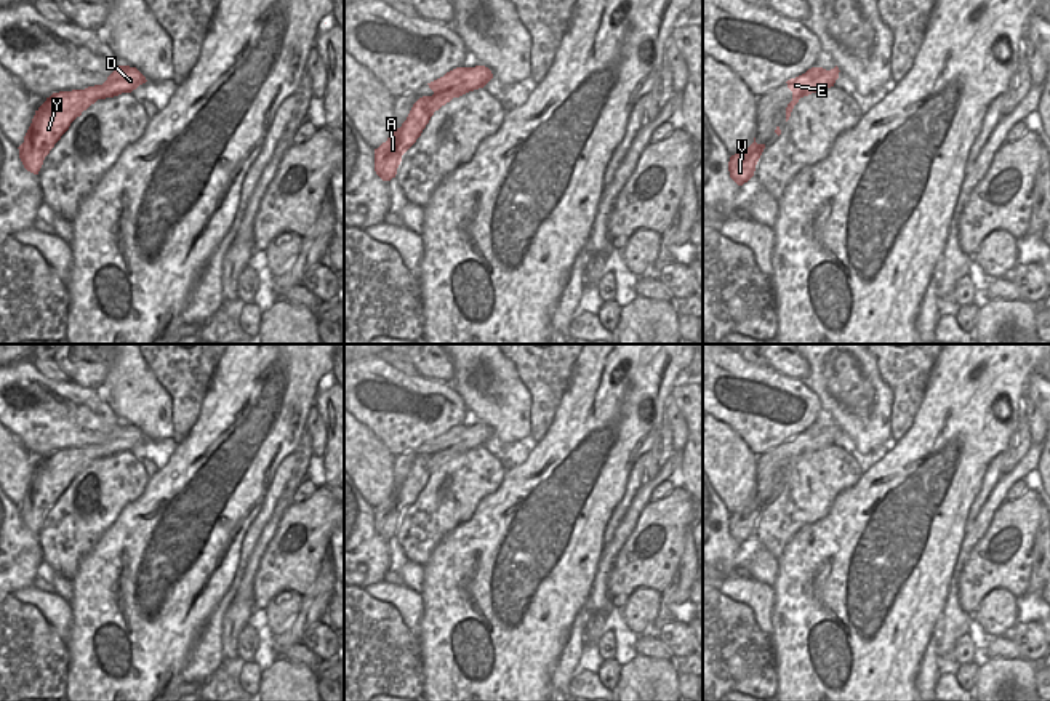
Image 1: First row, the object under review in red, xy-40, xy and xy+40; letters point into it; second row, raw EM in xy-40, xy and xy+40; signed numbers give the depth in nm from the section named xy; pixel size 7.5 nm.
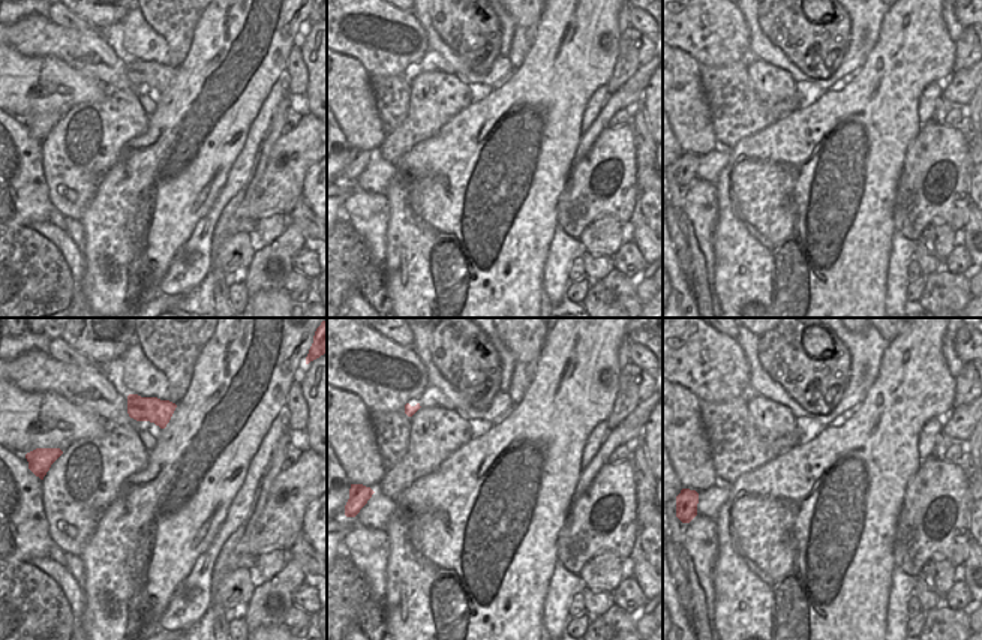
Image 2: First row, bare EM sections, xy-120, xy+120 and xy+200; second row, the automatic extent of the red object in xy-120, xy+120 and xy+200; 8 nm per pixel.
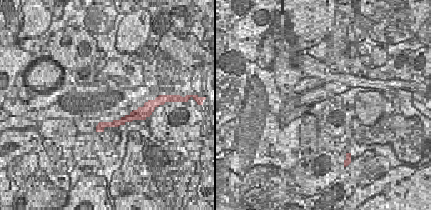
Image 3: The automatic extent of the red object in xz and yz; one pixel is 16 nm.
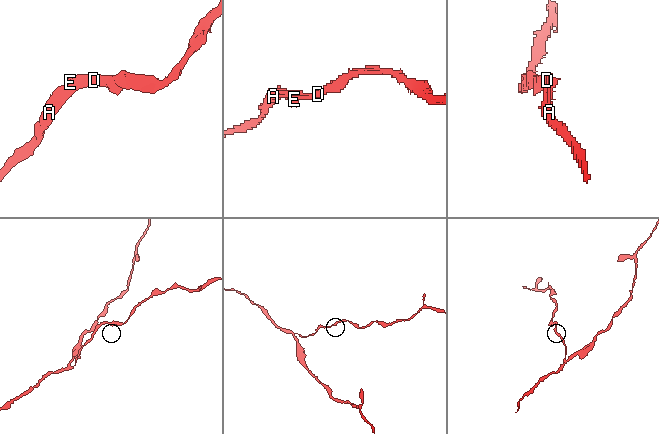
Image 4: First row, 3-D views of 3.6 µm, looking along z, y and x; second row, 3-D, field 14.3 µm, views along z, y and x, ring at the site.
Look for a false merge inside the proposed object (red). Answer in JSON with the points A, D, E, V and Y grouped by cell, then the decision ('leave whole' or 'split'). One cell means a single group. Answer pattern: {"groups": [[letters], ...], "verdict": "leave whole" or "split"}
{"groups": [["A", "D", "E", "V", "Y"]], "verdict": "leave whole"}

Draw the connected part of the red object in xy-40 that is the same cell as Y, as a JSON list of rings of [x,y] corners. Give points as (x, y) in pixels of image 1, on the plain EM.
[[[118,424],[102,443],[53,451],[35,469],[24,501],[18,506],[24,527],[38,533],[45,515],[83,469],[98,458],[131,451],[146,440],[146,435],[136,426]]]

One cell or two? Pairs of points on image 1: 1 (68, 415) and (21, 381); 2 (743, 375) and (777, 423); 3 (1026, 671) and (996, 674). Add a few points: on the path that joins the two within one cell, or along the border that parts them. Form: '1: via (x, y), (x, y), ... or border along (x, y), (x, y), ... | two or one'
1: via (56, 413), (32, 391) | one
2: via (769, 384), (804, 397), (807, 408), (802, 416) | one
3: via (1018, 672), (1004, 674) | one

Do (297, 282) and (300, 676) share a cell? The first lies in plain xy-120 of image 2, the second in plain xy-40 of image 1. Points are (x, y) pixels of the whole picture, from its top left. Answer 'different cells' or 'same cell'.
different cells

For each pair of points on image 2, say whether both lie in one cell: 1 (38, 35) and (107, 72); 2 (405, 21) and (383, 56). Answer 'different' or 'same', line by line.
1: same
2: same

